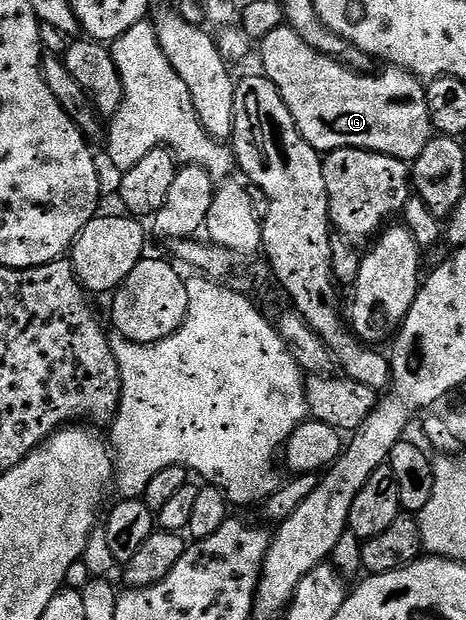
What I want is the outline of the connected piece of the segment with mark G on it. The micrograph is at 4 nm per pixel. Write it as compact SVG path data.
M281 26L273 29L273 33L269 33L261 40L259 55L263 58L263 67L261 67L262 74L267 76L268 81L275 86L281 93L281 97L285 101L285 105L289 109L289 113L293 113L293 121L297 125L297 129L305 137L305 141L309 141L309 145L315 148L320 153L330 153L332 151L339 151L343 147L360 147L362 151L376 151L382 155L392 155L404 161L414 161L421 153L421 149L425 149L425 145L429 145L429 141L433 137L431 129L431 122L429 121L429 105L427 104L427 89L426 86L415 76L409 74L407 71L398 69L386 69L380 75L367 75L371 73L360 73L351 70L350 67L343 66L338 58L330 55L322 55L313 49L303 40L300 35L289 26Z

